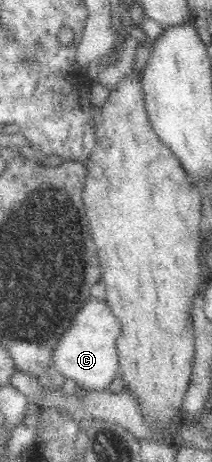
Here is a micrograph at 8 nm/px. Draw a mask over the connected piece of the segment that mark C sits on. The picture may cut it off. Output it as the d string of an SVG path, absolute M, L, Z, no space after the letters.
M90 298L86 308L78 311L68 330L60 337L51 356L51 364L64 377L74 381L87 392L109 389L119 378L120 355L117 349L117 338L120 325L113 311L105 302Z

